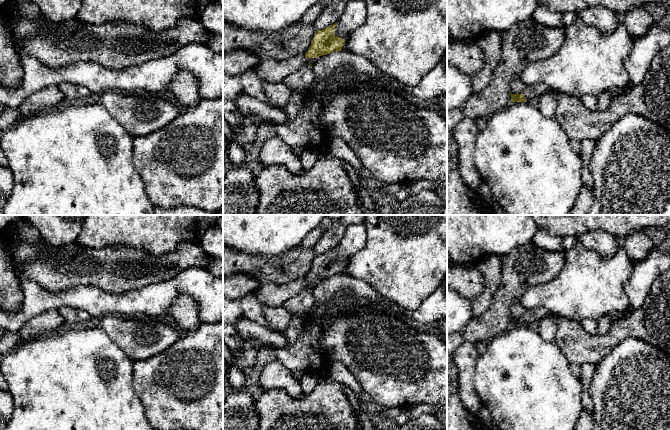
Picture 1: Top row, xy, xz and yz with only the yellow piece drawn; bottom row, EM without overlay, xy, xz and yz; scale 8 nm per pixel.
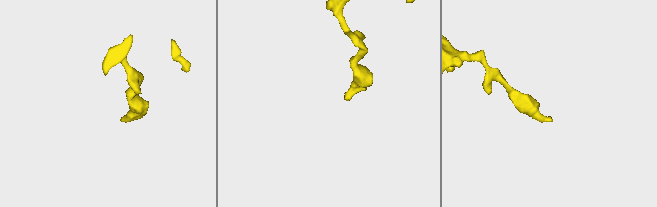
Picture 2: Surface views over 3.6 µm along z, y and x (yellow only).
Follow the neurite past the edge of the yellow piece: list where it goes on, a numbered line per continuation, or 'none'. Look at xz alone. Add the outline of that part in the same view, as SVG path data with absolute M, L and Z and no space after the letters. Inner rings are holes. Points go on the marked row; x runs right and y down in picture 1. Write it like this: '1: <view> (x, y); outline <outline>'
1: xz (303, 78); outline M313 64L311 66L306 65L283 79L282 82L293 90L293 94L284 110L287 117L294 118L297 116L304 100L304 96L300 90L309 88L313 81Z

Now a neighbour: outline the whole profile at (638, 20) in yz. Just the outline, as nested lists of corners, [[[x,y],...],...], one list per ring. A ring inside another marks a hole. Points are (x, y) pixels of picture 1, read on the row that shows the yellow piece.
[[[644,7],[631,9],[626,13],[624,20],[624,24],[633,38],[644,35],[652,22],[652,16]]]

